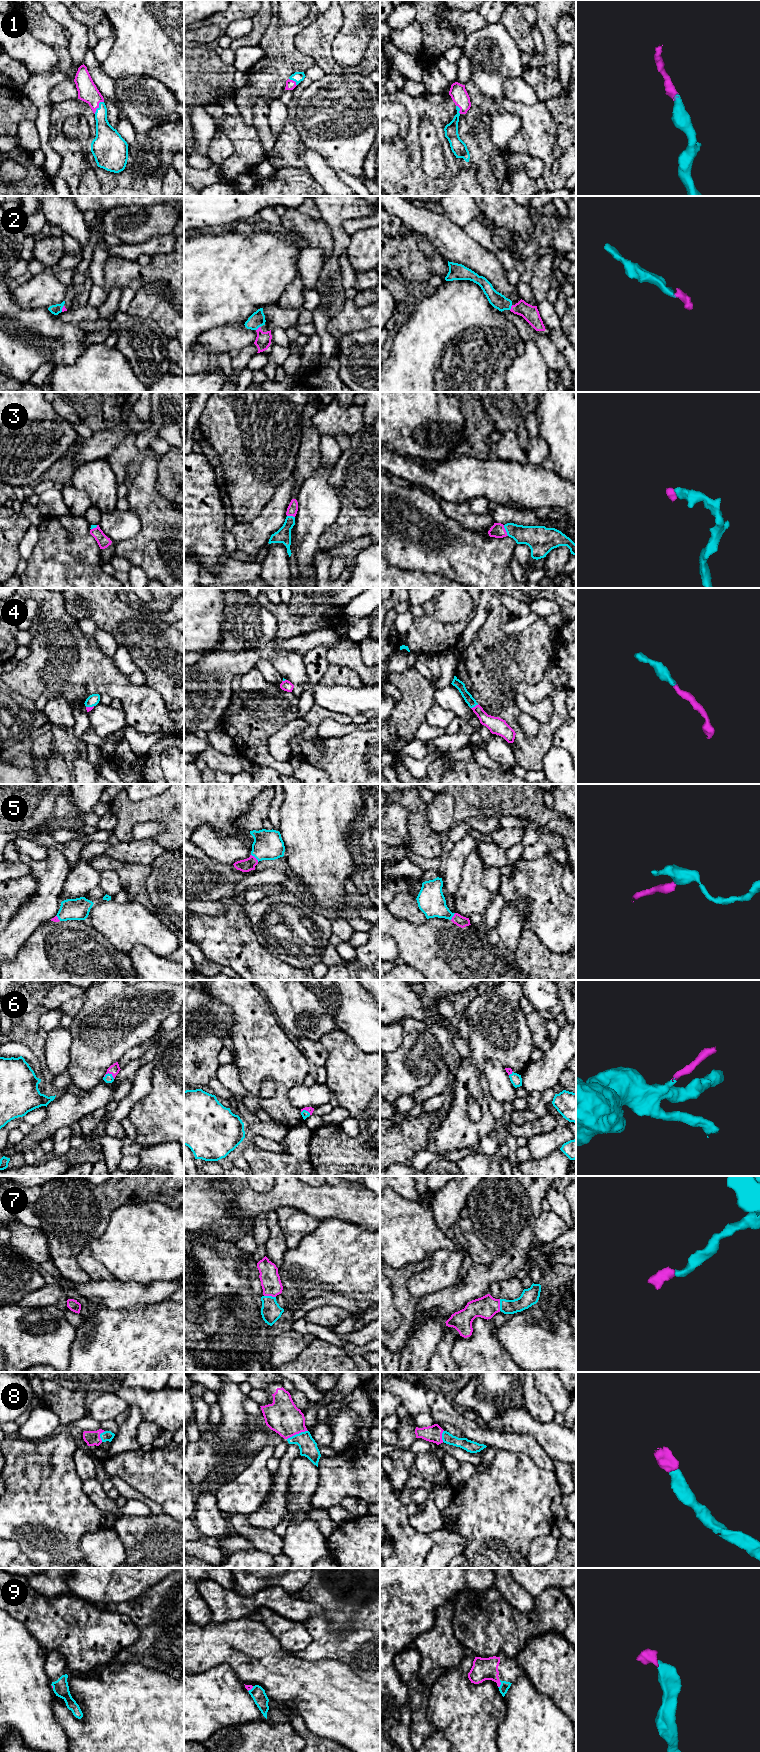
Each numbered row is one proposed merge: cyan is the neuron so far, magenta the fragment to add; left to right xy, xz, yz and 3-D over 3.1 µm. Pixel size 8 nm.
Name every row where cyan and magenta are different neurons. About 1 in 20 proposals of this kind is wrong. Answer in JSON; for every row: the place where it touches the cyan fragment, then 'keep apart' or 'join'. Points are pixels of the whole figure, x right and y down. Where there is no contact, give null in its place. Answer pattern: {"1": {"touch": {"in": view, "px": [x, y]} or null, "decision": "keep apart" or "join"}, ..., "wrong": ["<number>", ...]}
{"1": {"touch": {"in": "xy", "px": [99, 106]}, "decision": "join"}, "2": {"touch": {"in": "xz", "px": [258, 327]}, "decision": "join"}, "3": {"touch": {"in": "yz", "px": [505, 529]}, "decision": "join"}, "4": {"touch": {"in": "yz", "px": [474, 706]}, "decision": "join"}, "5": {"touch": {"in": "xz", "px": [255, 857]}, "decision": "join"}, "6": {"touch": {"in": "xy", "px": [108, 1073]}, "decision": "join"}, "7": {"touch": {"in": "xz", "px": [270, 1296]}, "decision": "join"}, "8": {"touch": {"in": "xz", "px": [297, 1434]}, "decision": "join"}, "9": {"touch": {"in": "yz", "px": [501, 1684]}, "decision": "join"}, "wrong": []}

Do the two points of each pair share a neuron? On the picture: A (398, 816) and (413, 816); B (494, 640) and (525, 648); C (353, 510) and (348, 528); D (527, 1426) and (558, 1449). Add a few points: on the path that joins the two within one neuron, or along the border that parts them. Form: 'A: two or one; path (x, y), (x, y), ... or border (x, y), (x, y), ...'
A: two; border (407, 809), (408, 836), (405, 839)
B: two; border (514, 634), (517, 640), (517, 654)
C: one; path (353, 514), (353, 521), (350, 524)
D: one; path (535, 1428), (543, 1432), (552, 1441)

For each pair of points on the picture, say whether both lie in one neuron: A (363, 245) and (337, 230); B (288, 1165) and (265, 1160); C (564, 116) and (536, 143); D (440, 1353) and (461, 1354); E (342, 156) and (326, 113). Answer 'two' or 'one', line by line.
A: two
B: one
C: two
D: two
E: one

